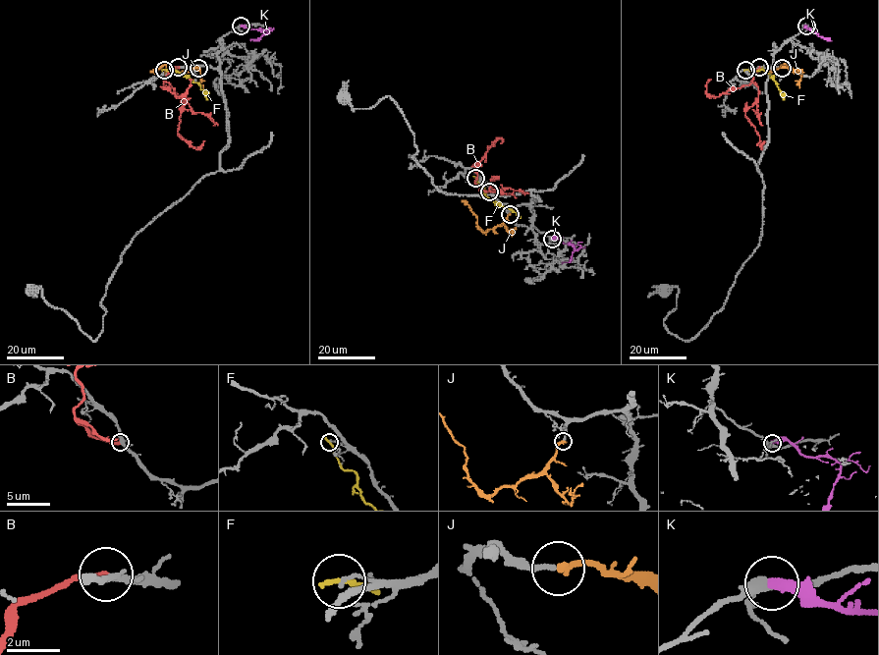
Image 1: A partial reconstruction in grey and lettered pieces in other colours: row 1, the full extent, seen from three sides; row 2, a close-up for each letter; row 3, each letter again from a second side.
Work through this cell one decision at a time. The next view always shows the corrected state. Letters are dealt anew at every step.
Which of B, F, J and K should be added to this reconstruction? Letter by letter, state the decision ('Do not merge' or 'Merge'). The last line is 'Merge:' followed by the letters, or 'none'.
B: Do not merge
F: Do not merge
J: Merge
K: Do not merge
Merge: J

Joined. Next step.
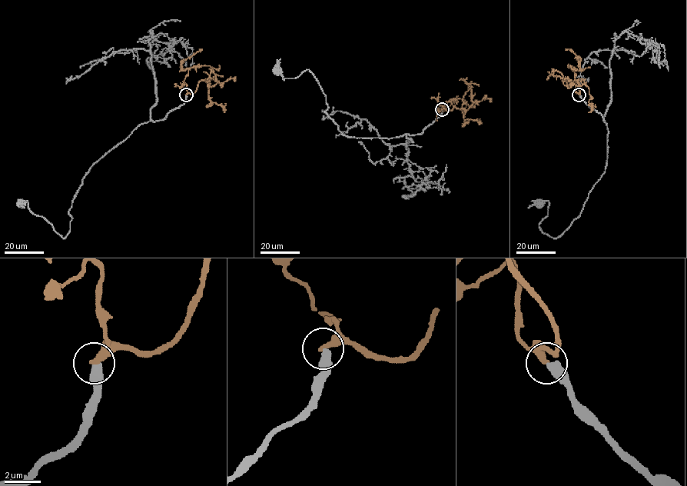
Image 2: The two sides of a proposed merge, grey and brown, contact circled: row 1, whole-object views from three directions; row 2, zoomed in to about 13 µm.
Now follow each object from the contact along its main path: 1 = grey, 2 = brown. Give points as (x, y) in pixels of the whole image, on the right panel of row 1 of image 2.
1: (579, 94), (606, 124), (605, 171), (581, 213), (556, 238), (540, 230), (549, 202), (539, 202)
2: (579, 94), (575, 83), (577, 80), (581, 85), (588, 88), (592, 107), (588, 112)

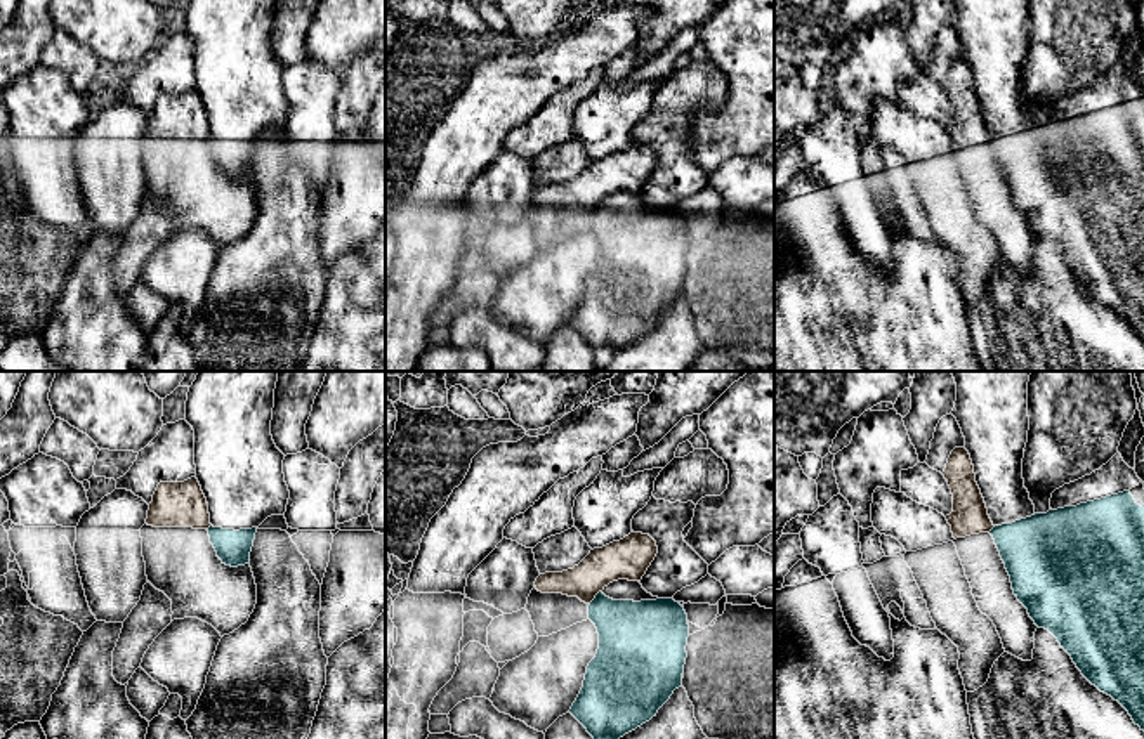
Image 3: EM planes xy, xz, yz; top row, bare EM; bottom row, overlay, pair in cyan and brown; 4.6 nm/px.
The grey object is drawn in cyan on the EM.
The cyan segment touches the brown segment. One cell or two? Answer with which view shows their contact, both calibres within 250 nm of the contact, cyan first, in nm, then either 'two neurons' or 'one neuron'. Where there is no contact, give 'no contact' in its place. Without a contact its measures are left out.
contact in xz; calibres 320 and 190 nm; two neurons

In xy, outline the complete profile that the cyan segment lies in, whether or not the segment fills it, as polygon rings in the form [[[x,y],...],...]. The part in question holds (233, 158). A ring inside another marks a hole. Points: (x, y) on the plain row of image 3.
[[[189,0],[186,33],[194,42],[196,90],[208,114],[208,147],[222,175],[250,173],[257,139],[271,127],[285,127],[290,102],[285,66],[271,47],[274,0]]]

